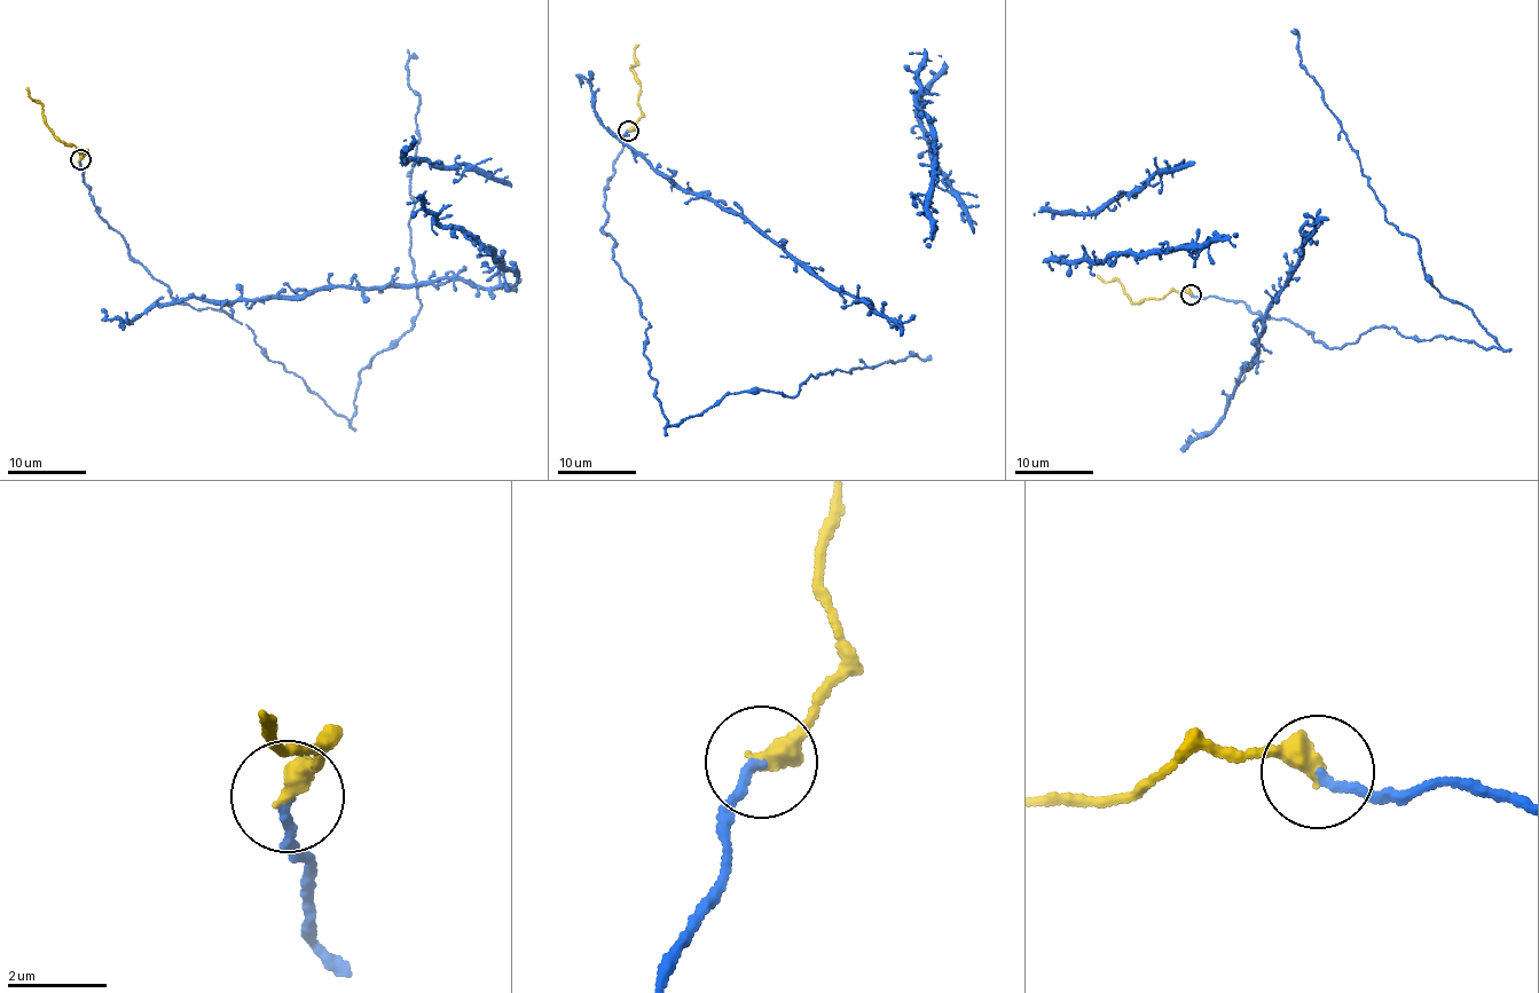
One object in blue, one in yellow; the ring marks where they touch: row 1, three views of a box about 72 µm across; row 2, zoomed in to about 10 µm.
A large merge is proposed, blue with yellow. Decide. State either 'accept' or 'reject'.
accept

